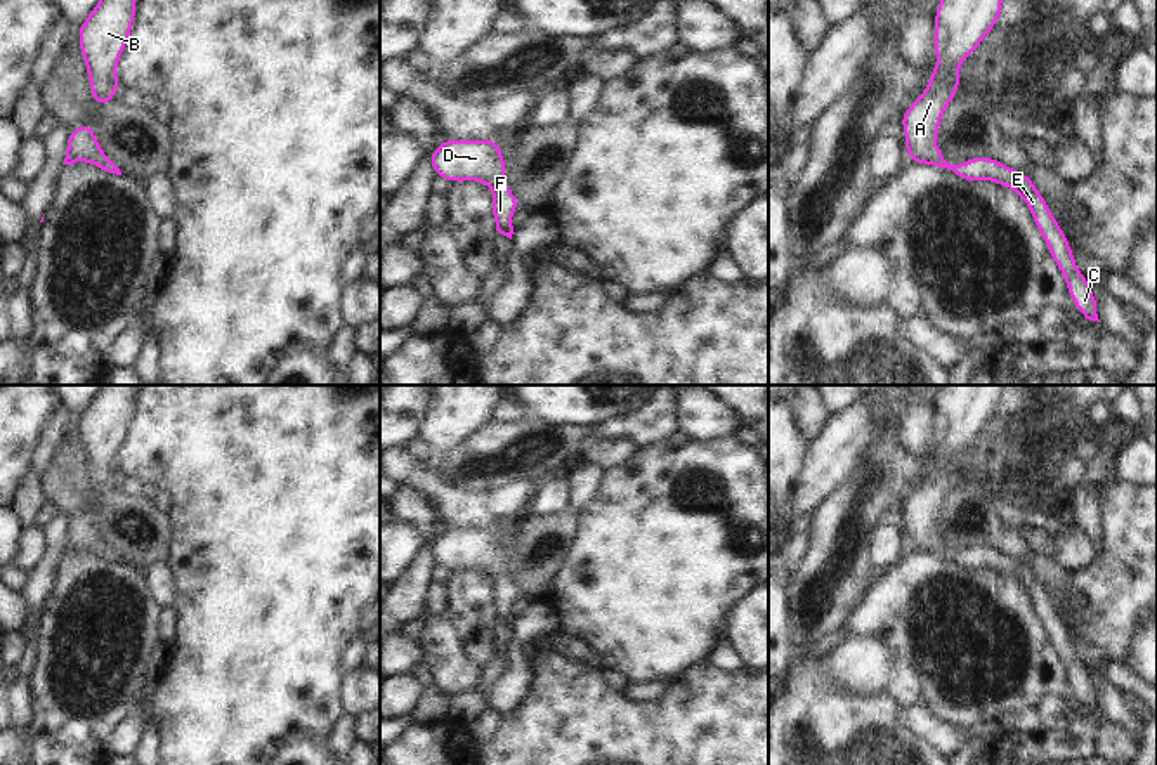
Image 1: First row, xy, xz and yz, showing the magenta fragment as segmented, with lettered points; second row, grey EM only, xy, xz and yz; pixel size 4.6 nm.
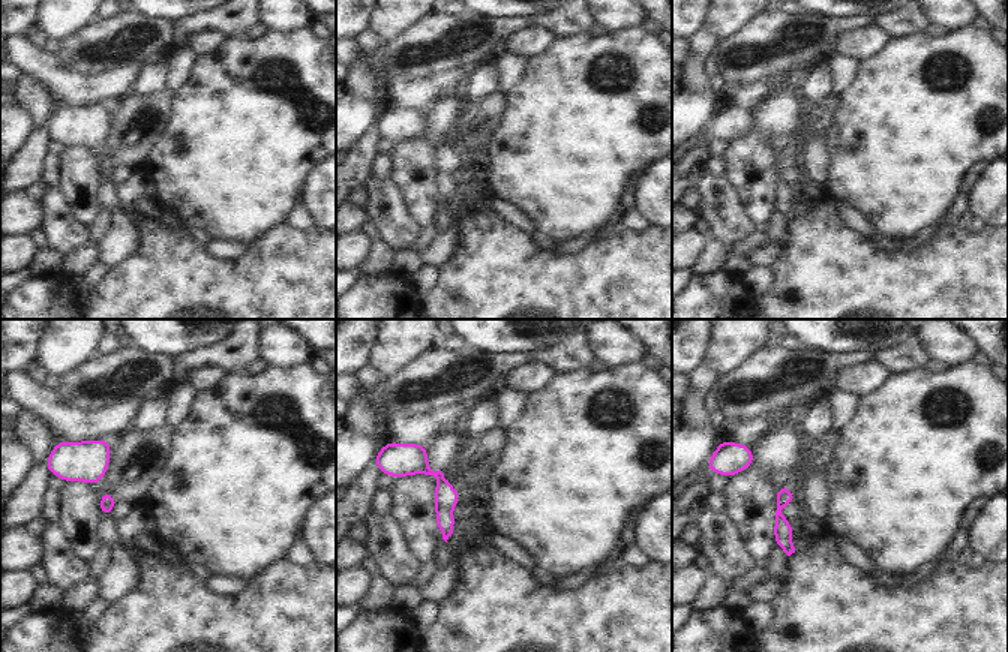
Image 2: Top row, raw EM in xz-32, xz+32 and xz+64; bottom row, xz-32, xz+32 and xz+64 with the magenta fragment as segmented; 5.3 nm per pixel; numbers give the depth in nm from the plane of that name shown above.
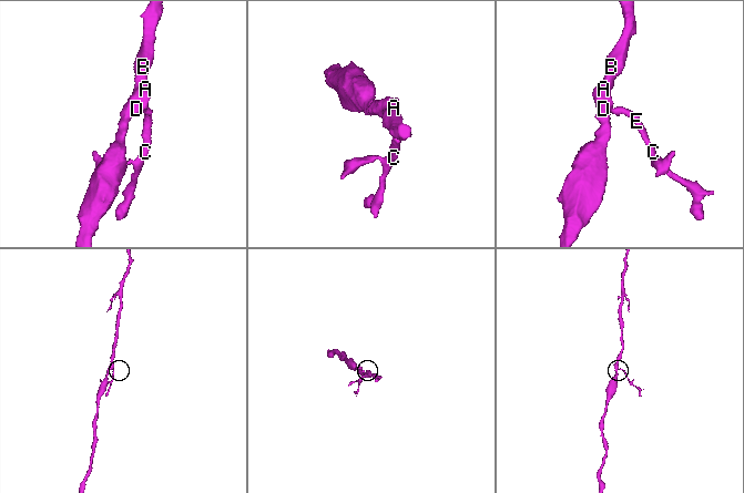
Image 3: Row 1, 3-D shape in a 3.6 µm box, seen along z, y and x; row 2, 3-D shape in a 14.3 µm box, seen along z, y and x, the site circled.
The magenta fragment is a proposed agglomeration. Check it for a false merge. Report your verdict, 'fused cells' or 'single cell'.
single cell

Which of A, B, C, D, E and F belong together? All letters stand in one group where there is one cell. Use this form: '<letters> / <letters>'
A B C D E F

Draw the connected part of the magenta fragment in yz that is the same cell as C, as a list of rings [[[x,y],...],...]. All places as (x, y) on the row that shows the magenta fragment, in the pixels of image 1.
[[[940,0],[935,10],[933,50],[937,66],[930,73],[930,83],[923,94],[904,111],[900,123],[905,134],[905,153],[909,161],[931,165],[963,180],[992,180],[1013,189],[1029,206],[1048,252],[1058,265],[1069,295],[1089,321],[1098,321],[1093,288],[1075,267],[1075,257],[1069,239],[1055,220],[1046,199],[1039,194],[1034,180],[1023,172],[989,156],[975,156],[958,165],[949,165],[937,147],[935,139],[944,111],[961,88],[959,64],[973,54],[987,33],[999,23],[1003,0]]]

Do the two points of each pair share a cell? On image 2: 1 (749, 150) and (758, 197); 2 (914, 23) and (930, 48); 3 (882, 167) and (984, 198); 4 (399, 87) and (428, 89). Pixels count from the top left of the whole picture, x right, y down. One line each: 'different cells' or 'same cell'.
1: same cell
2: different cells
3: different cells
4: same cell

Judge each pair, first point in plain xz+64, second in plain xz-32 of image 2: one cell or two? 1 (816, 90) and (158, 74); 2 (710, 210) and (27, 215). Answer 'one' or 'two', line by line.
1: one
2: two

